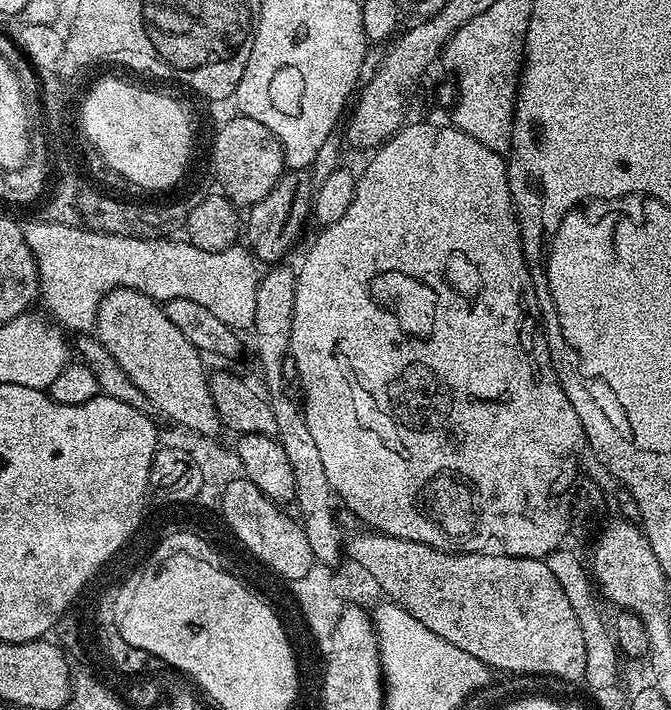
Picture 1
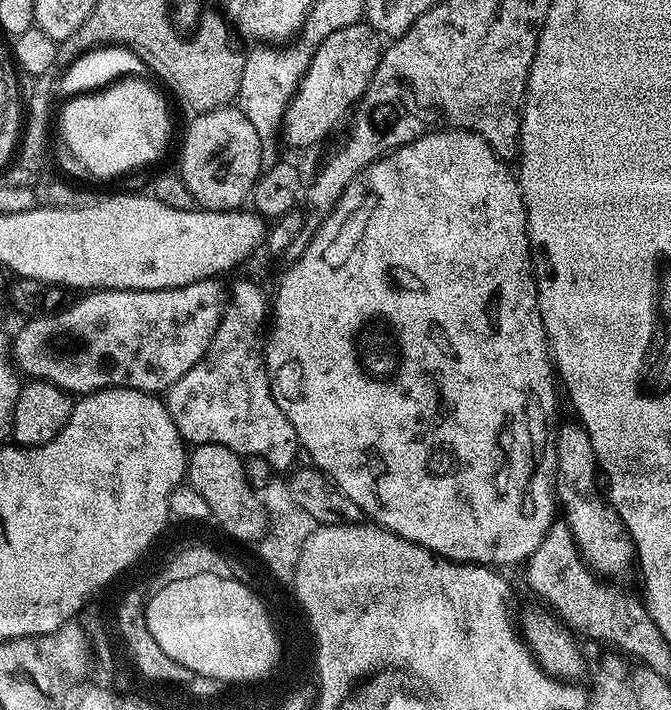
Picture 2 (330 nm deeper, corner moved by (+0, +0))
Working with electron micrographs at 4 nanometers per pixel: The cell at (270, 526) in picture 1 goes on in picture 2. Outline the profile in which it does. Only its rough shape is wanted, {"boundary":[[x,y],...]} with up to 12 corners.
{"boundary":[[195,445],[186,480],[236,536],[264,516],[237,452]]}

